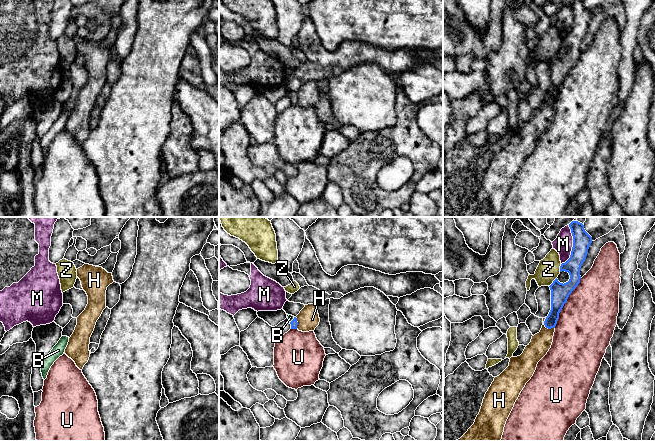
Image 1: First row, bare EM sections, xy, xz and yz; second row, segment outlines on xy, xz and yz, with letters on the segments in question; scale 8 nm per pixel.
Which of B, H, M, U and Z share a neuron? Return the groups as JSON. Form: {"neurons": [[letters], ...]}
{"neurons": [["B"], ["H"], ["M"], ["U"], ["Z"]]}

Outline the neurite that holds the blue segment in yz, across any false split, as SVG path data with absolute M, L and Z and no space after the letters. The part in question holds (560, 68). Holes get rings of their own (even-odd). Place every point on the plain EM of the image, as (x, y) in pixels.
M569 0L573 12L573 23L570 34L562 39L560 48L565 47L570 51L566 59L560 59L556 54L549 62L551 66L551 86L544 97L546 104L555 104L559 89L567 78L569 71L580 59L580 44L586 35L592 13L585 7L583 0Z

